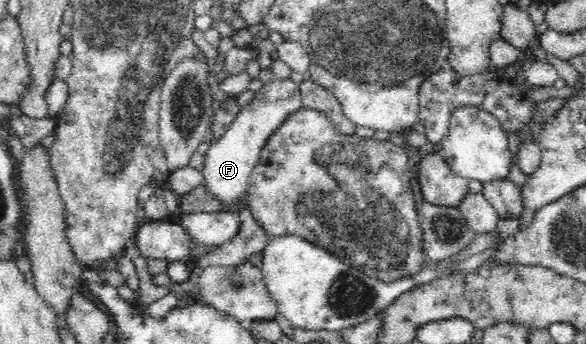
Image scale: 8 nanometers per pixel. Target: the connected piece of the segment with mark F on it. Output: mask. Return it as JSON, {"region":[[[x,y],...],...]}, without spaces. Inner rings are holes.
{"region":[[[273,77],[265,83],[246,105],[240,107],[236,119],[224,133],[224,137],[216,143],[210,143],[205,154],[206,167],[202,171],[209,189],[223,201],[236,201],[244,189],[249,187],[252,171],[262,158],[262,149],[266,147],[272,135],[300,109],[304,109],[300,84],[291,78]]]}

